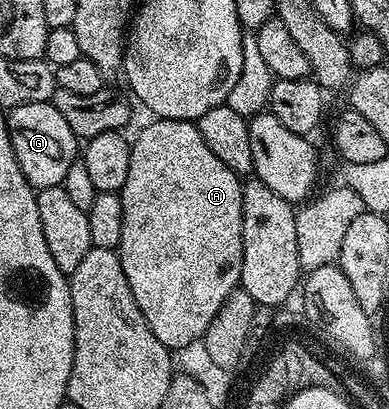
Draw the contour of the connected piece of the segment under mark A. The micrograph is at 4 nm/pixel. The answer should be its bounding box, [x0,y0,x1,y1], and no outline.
[117,118,243,347]

